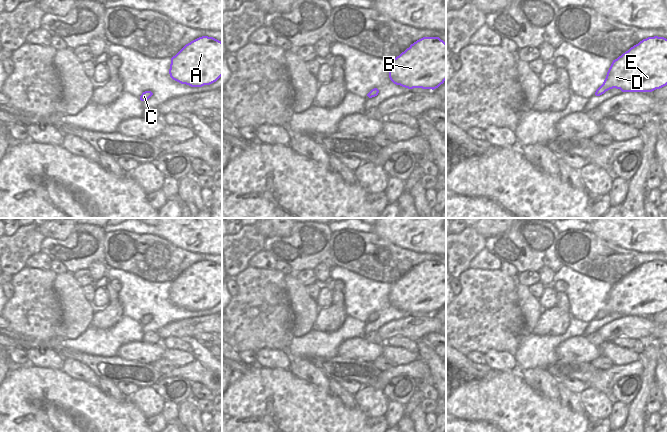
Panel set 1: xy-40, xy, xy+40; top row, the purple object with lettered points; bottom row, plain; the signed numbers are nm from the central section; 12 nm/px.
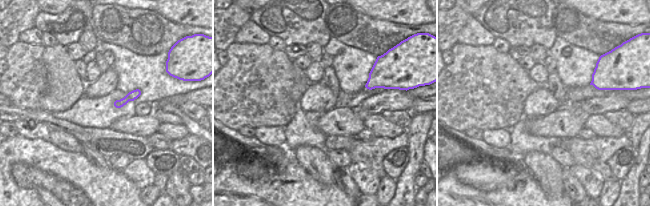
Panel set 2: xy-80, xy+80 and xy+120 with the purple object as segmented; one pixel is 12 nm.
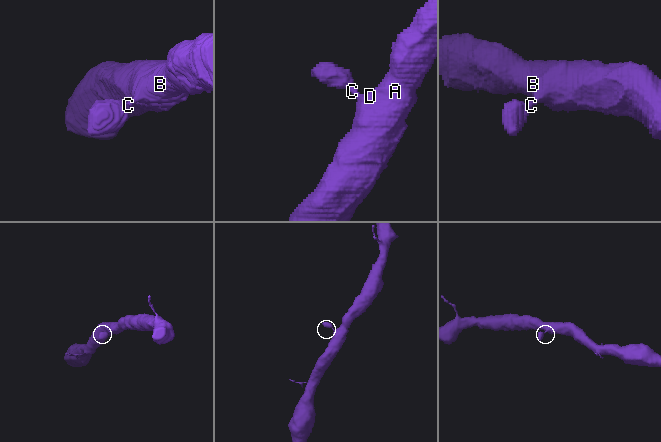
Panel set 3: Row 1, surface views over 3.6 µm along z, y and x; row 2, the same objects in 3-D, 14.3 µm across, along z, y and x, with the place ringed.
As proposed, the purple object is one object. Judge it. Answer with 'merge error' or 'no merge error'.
no merge error

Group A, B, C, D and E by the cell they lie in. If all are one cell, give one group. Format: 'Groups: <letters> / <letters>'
Groups: A B C D E

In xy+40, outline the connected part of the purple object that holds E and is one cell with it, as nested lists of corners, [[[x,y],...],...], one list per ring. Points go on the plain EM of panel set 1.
[[[654,260],[643,263],[613,284],[595,319],[613,312],[622,316],[652,316],[666,309],[667,263]]]

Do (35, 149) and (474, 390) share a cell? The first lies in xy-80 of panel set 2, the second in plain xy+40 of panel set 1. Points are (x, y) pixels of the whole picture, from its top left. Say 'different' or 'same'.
same

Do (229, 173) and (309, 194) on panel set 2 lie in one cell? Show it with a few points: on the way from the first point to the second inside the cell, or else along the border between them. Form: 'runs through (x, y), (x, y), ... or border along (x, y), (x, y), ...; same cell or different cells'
runs through (249, 193), (289, 194); same cell

